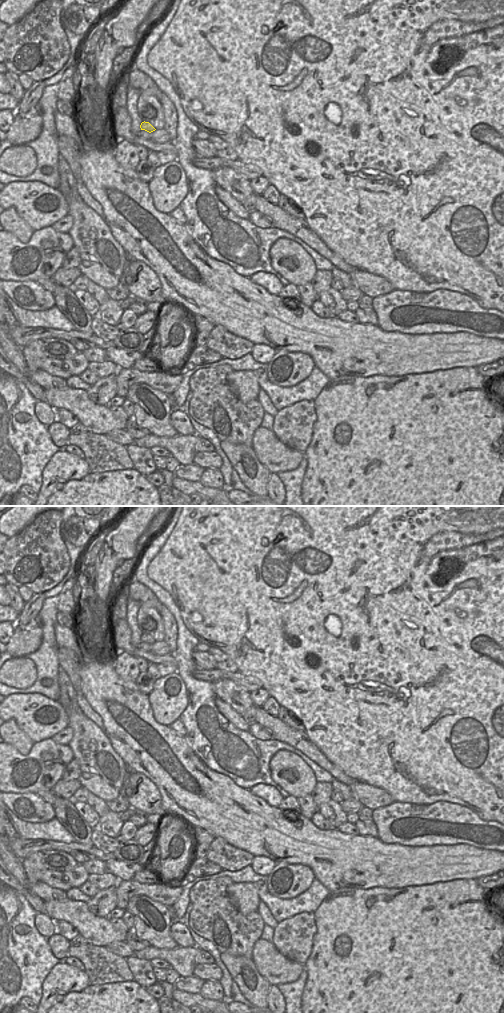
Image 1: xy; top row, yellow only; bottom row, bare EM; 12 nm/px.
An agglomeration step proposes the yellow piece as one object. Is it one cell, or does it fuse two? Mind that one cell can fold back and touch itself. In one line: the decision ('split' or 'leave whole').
leave whole

